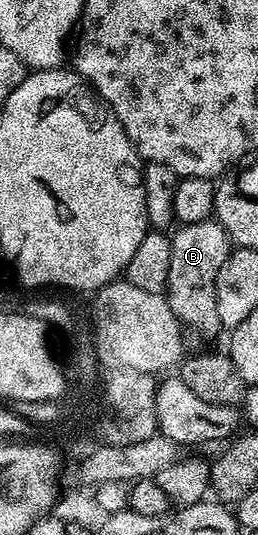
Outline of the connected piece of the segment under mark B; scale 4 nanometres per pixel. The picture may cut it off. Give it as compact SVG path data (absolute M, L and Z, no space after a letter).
M211 219L181 224L171 233L171 237L170 278L166 289L170 310L174 310L174 314L189 333L221 331L216 279L218 270L226 262L230 251L228 233L215 219Z

